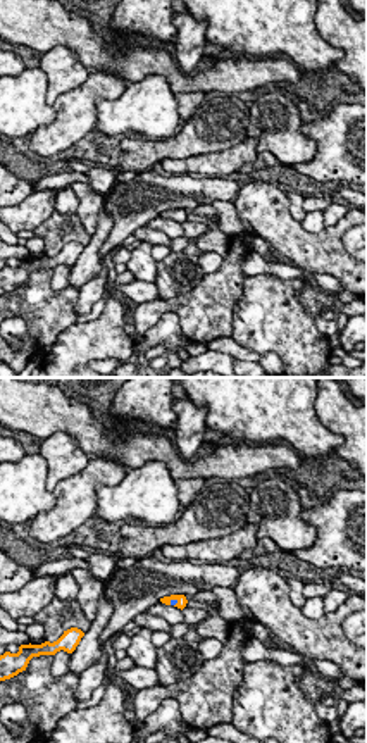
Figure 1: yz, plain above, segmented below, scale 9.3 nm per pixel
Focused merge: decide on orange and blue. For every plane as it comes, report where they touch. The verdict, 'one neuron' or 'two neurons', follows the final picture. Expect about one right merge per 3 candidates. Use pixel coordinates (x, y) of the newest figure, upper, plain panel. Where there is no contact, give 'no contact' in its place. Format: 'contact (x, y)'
contact (173, 212)

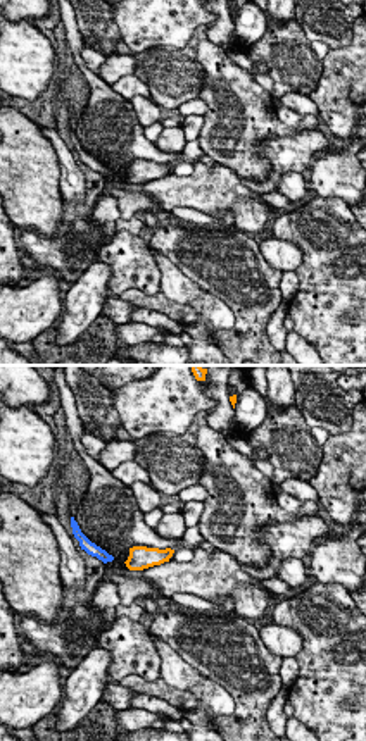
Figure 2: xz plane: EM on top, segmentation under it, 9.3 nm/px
no contact

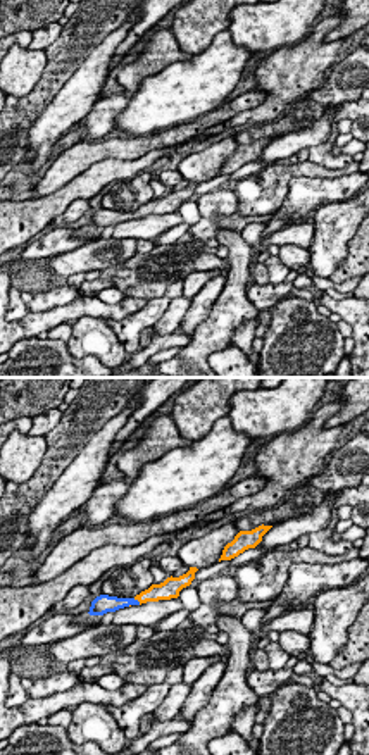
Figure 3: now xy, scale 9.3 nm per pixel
contact (137, 212)

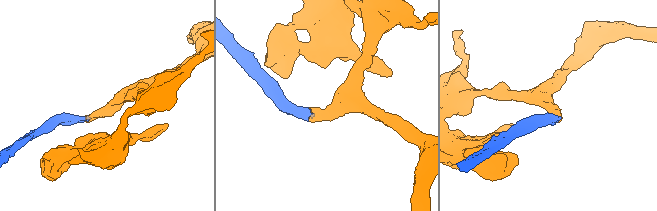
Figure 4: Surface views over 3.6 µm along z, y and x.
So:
one neuron

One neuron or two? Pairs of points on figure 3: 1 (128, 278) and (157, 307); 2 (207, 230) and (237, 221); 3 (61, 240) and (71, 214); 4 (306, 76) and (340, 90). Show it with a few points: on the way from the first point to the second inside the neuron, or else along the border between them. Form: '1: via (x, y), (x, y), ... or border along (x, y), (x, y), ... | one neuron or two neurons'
1: border along (183, 278), (178, 278), (161, 295), (147, 302) | two neurons
2: via (214, 224), (230, 223) | one neuron
3: border along (57, 224), (66, 226) | two neurons
4: border along (325, 80), (307, 93) | two neurons

